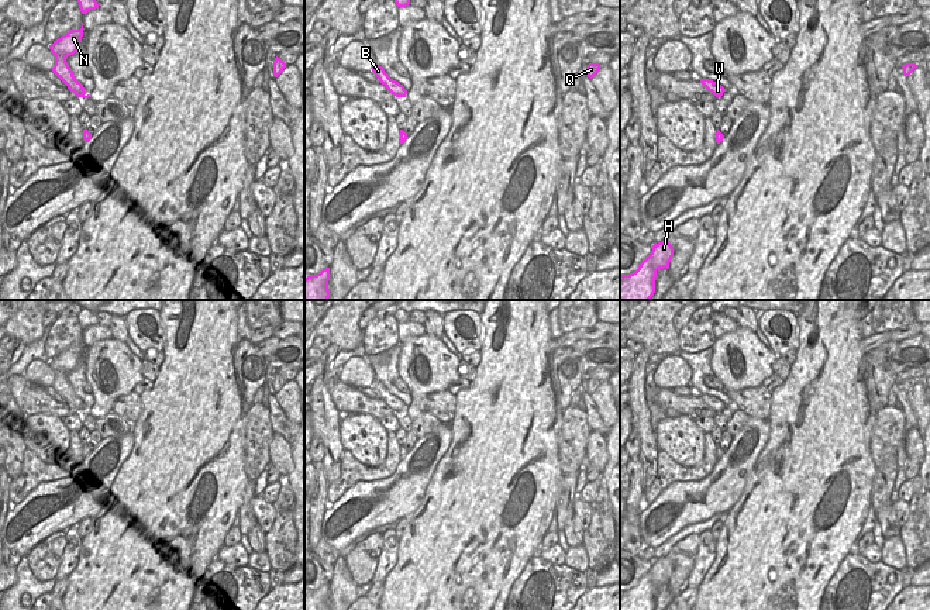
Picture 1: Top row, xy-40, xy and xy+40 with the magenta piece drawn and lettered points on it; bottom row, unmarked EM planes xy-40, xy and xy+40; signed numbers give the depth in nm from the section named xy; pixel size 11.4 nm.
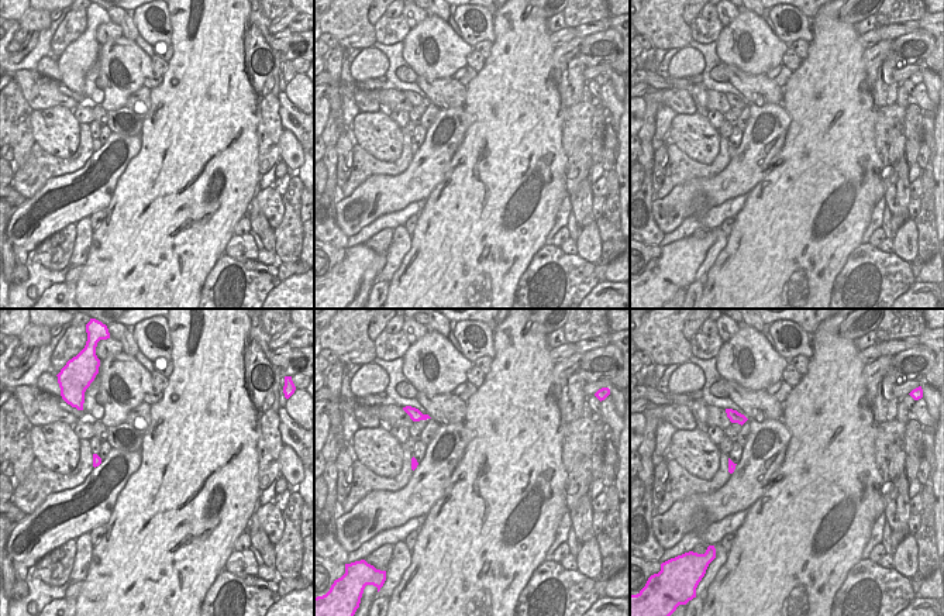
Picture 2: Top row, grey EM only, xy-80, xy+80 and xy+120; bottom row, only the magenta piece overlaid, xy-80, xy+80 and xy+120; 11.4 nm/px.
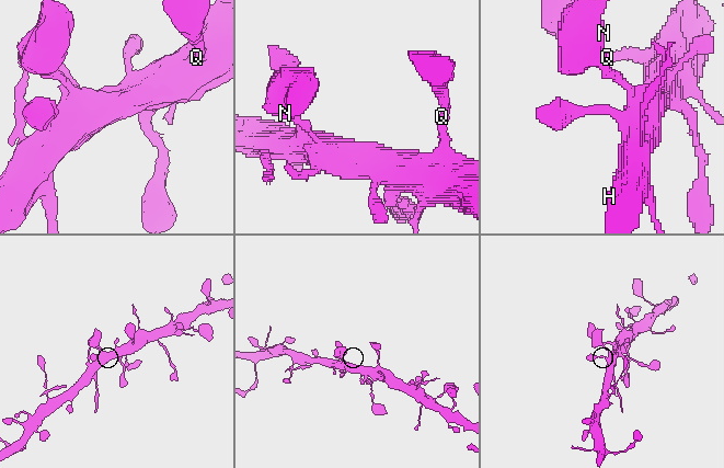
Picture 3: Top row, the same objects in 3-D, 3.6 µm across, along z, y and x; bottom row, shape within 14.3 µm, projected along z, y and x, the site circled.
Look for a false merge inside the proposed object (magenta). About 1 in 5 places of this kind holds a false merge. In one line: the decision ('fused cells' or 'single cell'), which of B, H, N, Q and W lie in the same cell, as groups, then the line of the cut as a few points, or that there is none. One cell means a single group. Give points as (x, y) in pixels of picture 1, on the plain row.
single cell; groups B H N Q W; cut none

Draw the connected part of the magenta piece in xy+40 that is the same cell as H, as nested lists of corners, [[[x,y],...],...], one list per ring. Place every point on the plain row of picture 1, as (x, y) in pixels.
[[[668,556],[652,561],[651,569],[630,590],[620,590],[620,610],[654,610],[657,586],[669,583],[674,562]]]

